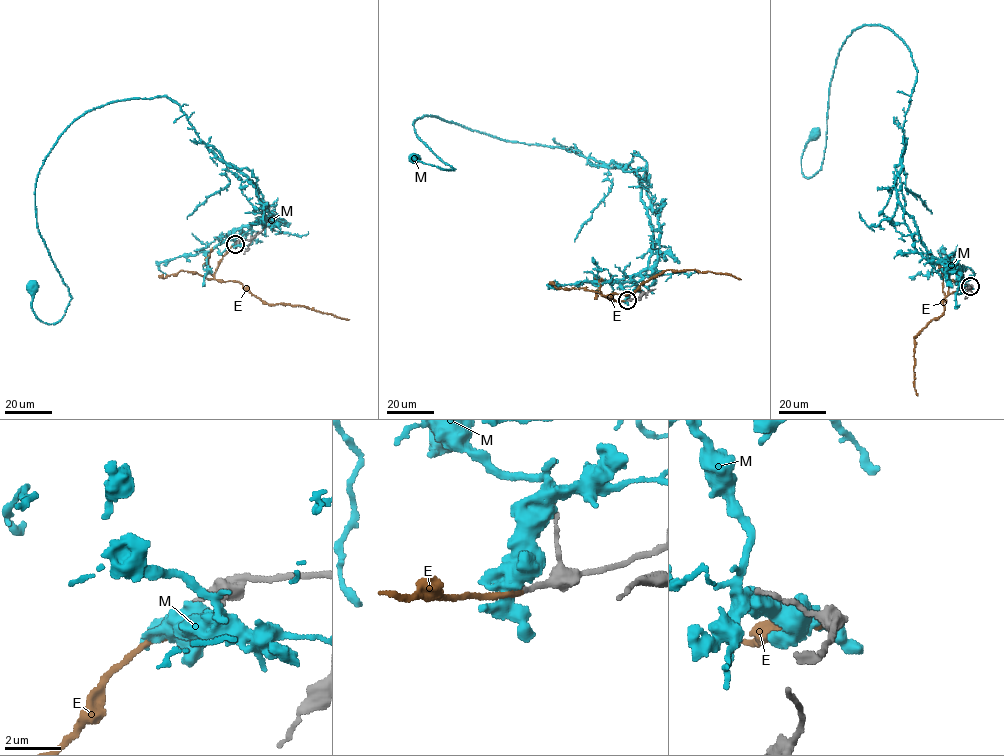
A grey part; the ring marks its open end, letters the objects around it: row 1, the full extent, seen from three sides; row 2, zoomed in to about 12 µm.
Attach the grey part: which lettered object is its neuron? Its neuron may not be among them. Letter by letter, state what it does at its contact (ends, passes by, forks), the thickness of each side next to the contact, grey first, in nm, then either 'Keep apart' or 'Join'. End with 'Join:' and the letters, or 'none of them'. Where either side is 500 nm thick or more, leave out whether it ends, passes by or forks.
E: It ends there. Thickness 240 nm (grey) against 200 nm. Join
M: It forks there. Thickness 200 nm (grey) against 380 nm. Keep apart
Join: E

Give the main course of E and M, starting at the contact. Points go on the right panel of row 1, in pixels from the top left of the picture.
E: (970, 286), (949, 294), (943, 301), (944, 312), (914, 338), (914, 388), (918, 395)
M: (970, 286), (897, 198), (917, 71), (889, 27), (842, 43), (807, 177), (815, 132)

